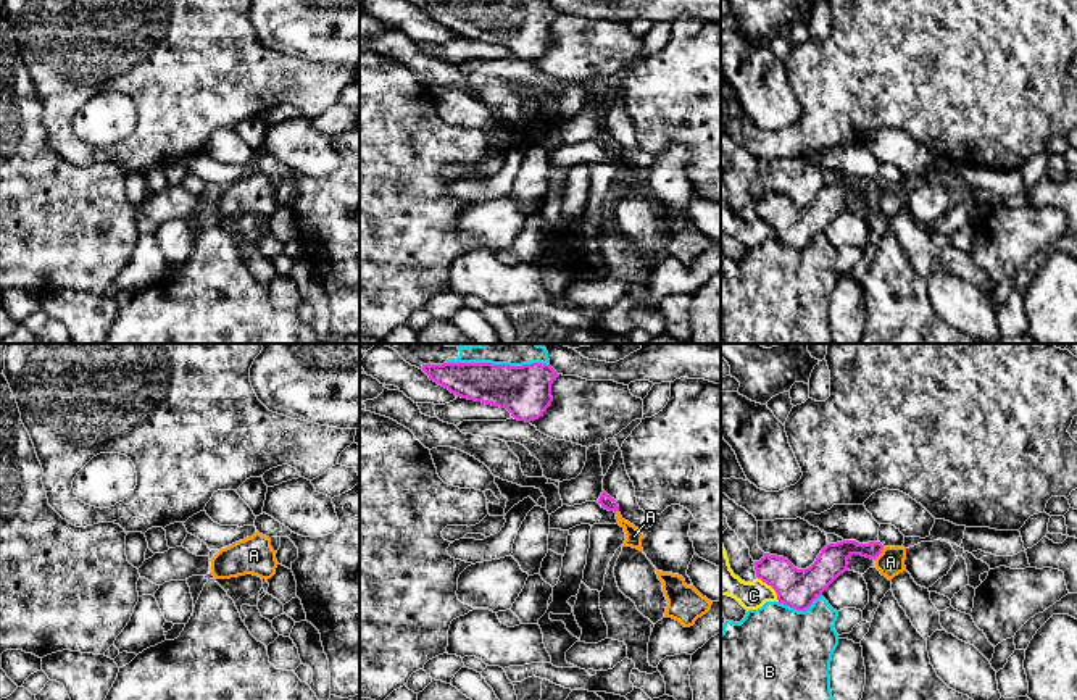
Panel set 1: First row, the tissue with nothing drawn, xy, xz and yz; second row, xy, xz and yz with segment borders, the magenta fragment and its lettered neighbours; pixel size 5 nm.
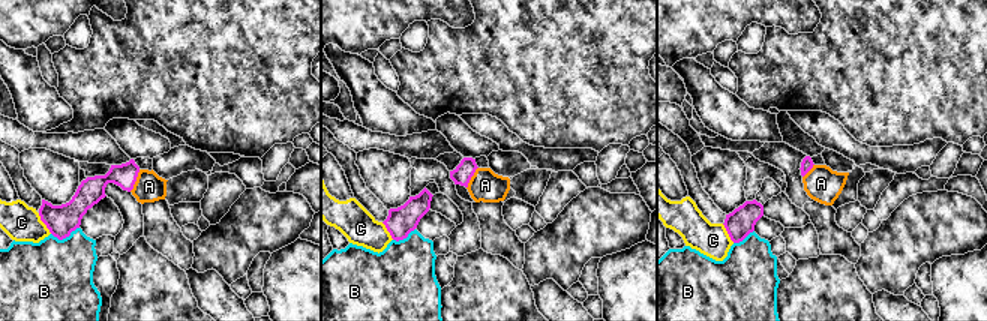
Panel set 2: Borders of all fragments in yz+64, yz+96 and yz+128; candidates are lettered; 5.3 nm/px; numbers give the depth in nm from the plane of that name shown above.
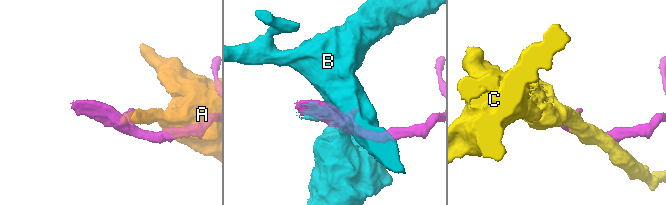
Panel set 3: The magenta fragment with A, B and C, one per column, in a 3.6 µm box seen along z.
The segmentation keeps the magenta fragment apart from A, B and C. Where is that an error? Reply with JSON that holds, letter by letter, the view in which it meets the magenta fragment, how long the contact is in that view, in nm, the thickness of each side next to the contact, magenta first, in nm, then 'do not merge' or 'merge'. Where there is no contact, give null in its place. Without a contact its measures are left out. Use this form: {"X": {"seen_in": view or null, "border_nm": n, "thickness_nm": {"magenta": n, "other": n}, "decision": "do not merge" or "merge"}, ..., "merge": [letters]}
{"A": {"seen_in": "yz", "border_nm": 90, "thickness_nm": {"magenta": 150, "other": 140}, "decision": "do not merge"}, "B": {"seen_in": "yz", "border_nm": 220, "thickness_nm": {"magenta": 190, "other": 460}, "decision": "do not merge"}, "C": {"seen_in": "yz", "border_nm": 170, "thickness_nm": {"magenta": 190, "other": 140}, "decision": "do not merge"}, "merge": []}

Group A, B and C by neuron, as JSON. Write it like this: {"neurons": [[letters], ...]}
{"neurons": [["A"], ["B"], ["C"]]}

